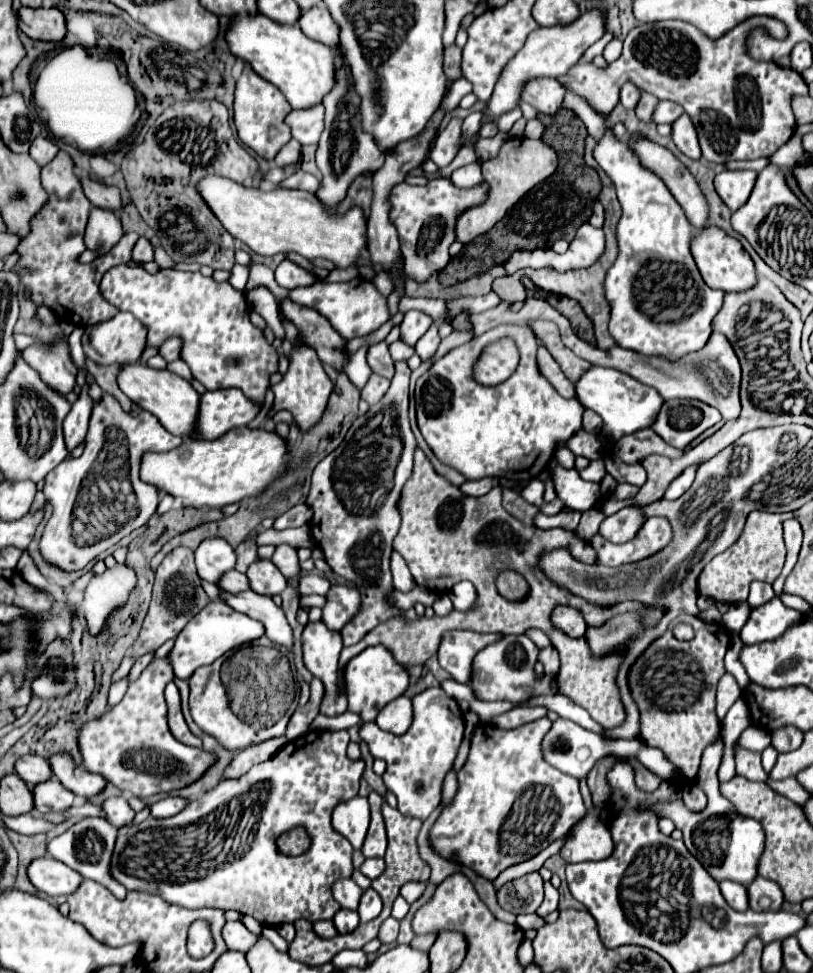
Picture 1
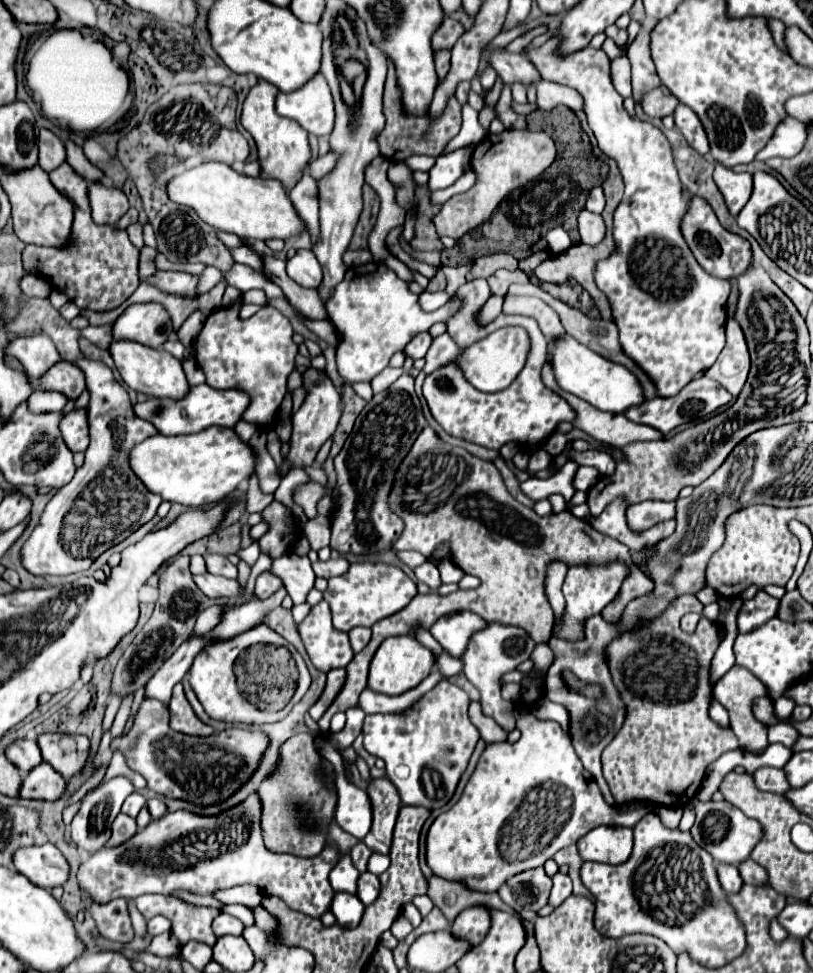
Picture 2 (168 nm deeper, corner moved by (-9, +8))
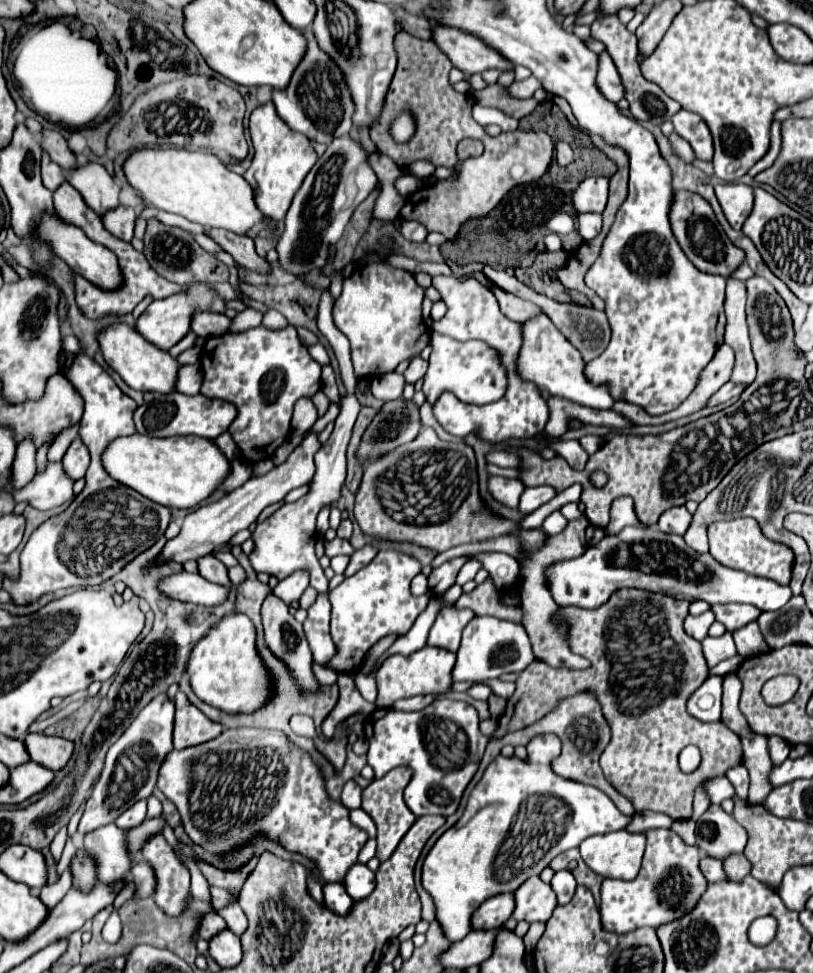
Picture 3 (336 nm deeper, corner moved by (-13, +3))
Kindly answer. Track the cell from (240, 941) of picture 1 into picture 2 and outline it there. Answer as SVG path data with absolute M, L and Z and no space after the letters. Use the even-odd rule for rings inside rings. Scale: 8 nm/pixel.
M220 913L216 919L214 919L214 935L216 937L222 937L222 935L242 935L242 927L244 923L232 915L226 915L226 913Z

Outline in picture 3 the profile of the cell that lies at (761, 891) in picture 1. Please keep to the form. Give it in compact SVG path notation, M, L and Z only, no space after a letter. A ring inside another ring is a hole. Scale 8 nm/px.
M732 854L730 858L724 860L724 866L726 866L728 880L732 880L732 882L742 882L752 870L752 864L748 862L748 858L744 854Z

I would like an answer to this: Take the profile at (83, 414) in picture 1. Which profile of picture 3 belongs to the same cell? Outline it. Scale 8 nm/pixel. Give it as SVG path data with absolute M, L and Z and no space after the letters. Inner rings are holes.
M80 438L72 440L70 448L66 450L66 454L62 458L62 464L64 464L66 474L70 474L72 480L78 480L86 474L88 464L90 464L90 452L86 450L86 446L82 444Z

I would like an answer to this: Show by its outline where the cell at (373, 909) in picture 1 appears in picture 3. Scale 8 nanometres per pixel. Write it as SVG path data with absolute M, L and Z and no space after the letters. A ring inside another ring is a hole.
M354 864L346 876L346 882L344 882L348 894L358 902L362 898L368 898L374 888L376 888L376 882L374 882L374 872L364 866L364 864Z

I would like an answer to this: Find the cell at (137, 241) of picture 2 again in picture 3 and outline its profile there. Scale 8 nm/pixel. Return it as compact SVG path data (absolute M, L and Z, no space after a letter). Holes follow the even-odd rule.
M118 206L118 210L112 210L110 214L106 214L106 218L102 218L106 230L110 230L112 234L126 242L134 238L134 220L136 212L128 206Z

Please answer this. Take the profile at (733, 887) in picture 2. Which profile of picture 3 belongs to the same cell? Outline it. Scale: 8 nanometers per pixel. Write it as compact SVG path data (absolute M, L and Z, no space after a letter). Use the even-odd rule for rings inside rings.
M702 858L702 872L706 874L706 880L708 882L724 882L728 880L726 878L726 872L724 872L724 866L722 866L722 860L718 858Z

